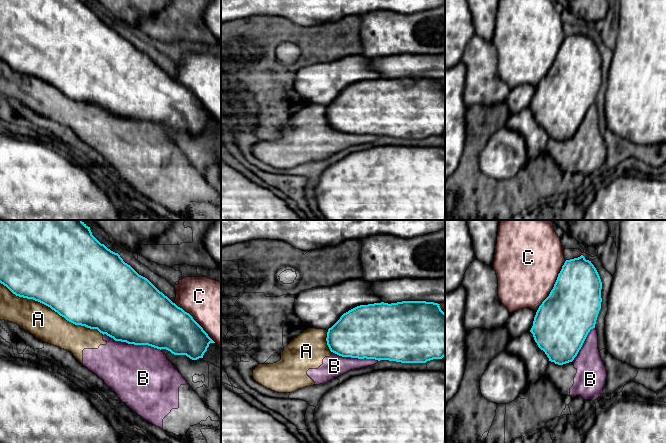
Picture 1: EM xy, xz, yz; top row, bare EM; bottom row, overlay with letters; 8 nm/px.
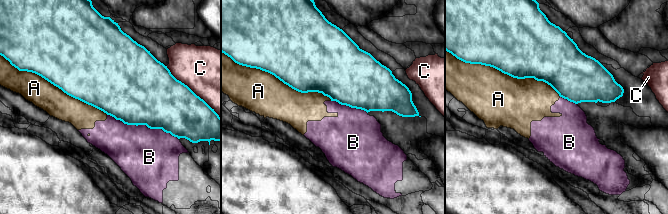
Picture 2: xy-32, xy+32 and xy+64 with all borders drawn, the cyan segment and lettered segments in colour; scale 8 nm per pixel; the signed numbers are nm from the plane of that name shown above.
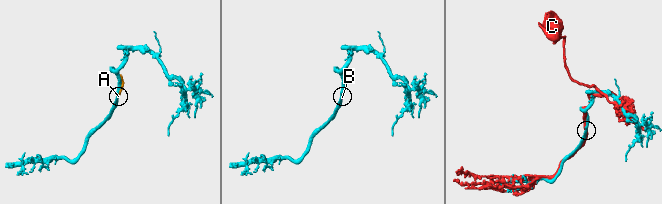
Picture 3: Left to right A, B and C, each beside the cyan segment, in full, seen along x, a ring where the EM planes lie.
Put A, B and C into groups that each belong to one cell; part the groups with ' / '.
A B / C

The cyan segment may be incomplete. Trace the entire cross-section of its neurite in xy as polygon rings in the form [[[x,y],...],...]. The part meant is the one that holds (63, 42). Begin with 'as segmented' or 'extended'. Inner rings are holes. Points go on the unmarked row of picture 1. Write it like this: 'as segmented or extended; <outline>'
as segmented; [[[0,0],[0,59],[16,72],[38,77],[67,97],[97,105],[115,117],[166,125],[192,136],[203,134],[209,120],[215,119],[189,89],[101,20],[86,0]]]

